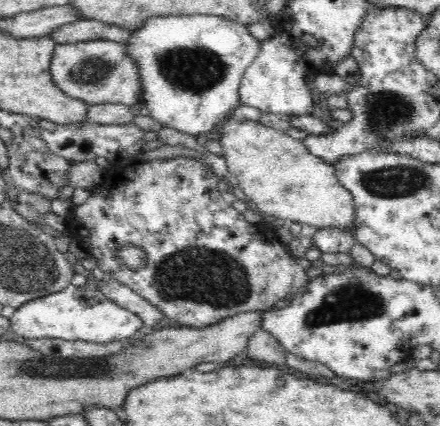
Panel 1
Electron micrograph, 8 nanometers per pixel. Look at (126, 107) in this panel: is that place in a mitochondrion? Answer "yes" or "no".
no

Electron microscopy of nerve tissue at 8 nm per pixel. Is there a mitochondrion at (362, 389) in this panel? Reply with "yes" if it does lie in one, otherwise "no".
no

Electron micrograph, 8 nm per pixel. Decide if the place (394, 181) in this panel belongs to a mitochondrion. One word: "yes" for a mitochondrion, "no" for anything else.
yes

